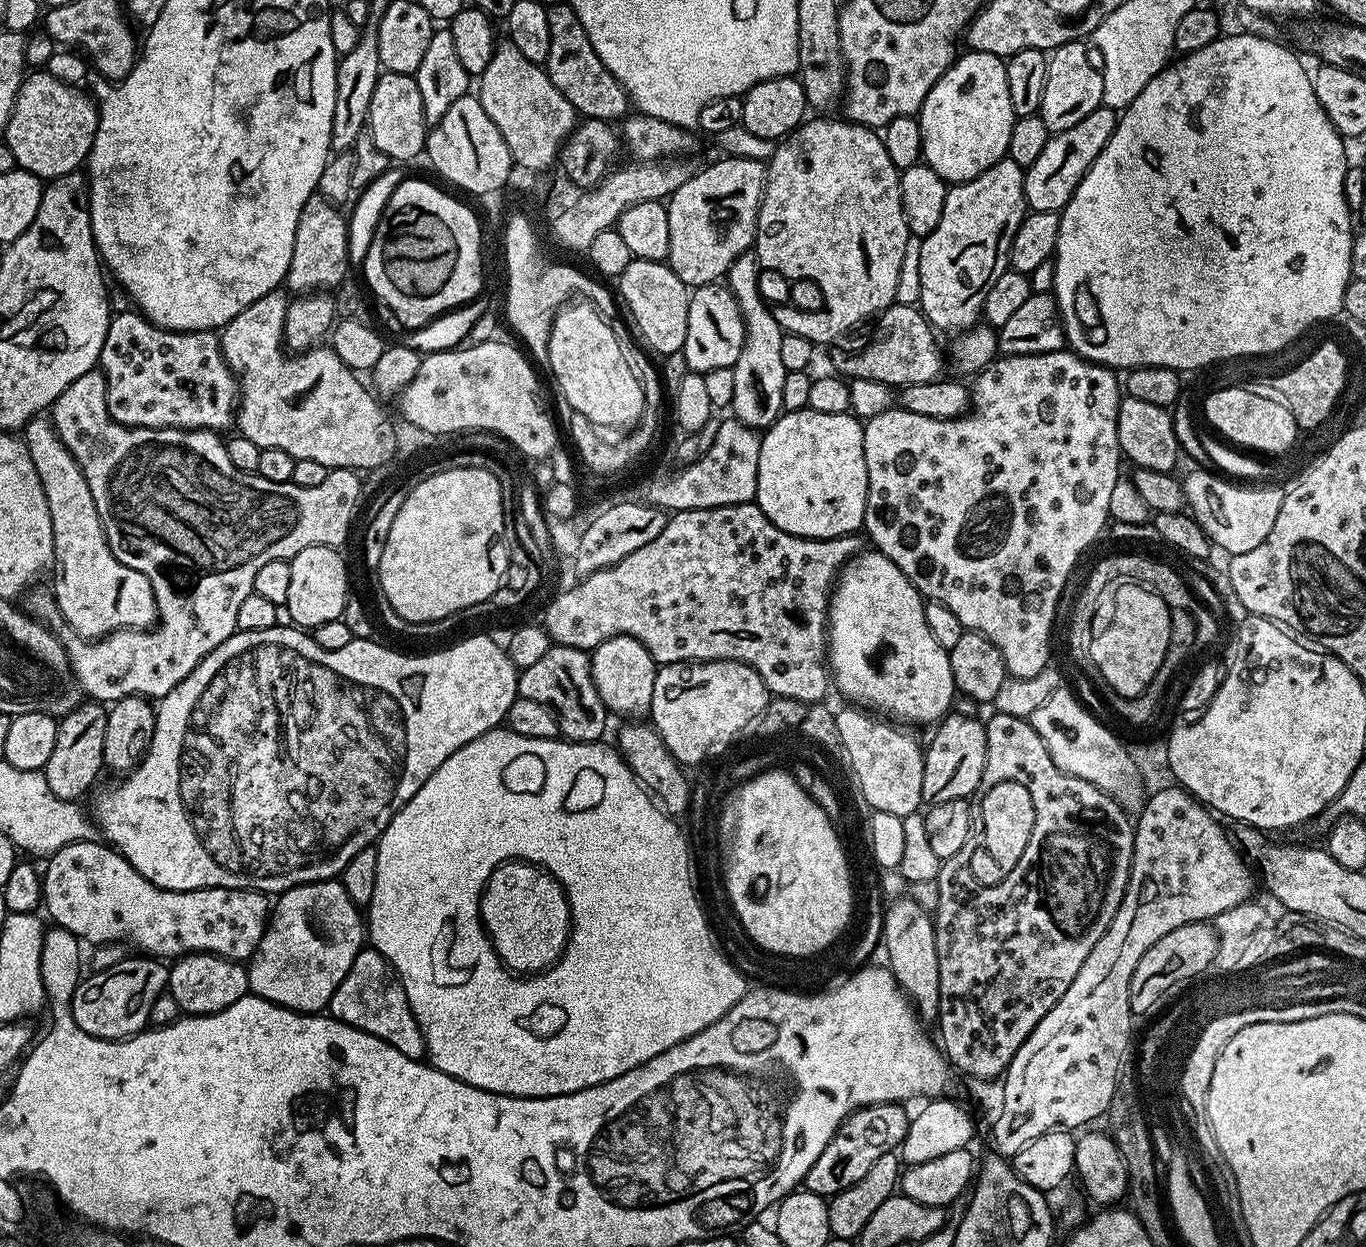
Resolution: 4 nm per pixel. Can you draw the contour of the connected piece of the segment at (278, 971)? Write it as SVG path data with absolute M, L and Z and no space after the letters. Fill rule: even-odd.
M339 879L319 880L288 888L275 897L274 907L268 917L268 926L258 942L256 953L247 961L249 993L295 1012L323 1013L334 990L338 990L338 982L346 978L354 958L365 944L365 917L350 898L350 894L346 894Z

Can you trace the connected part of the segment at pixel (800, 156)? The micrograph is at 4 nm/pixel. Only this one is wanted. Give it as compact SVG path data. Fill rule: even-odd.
M847 118L805 119L795 132L775 145L776 153L766 164L764 196L760 199L754 255L761 269L777 272L788 280L813 280L820 287L824 312L775 309L778 326L785 332L802 334L813 345L828 344L843 332L859 326L871 316L879 317L897 303L900 275L908 256L910 233L900 197L901 169L890 162L881 133Z

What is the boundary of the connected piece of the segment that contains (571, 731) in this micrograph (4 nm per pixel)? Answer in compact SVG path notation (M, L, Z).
M561 644L549 647L548 652L534 662L534 666L519 673L518 695L546 706L558 722L560 736L578 744L599 741L610 719L610 713L594 686L591 655L582 648Z

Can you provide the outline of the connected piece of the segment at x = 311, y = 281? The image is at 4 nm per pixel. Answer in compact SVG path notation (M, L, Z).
M313 194L302 206L298 226L294 230L294 250L290 254L290 266L286 277L287 287L292 287L293 293L307 294L315 293L317 290L332 290L349 275L348 220L344 216L340 217L340 211L339 207L333 206L319 194Z

